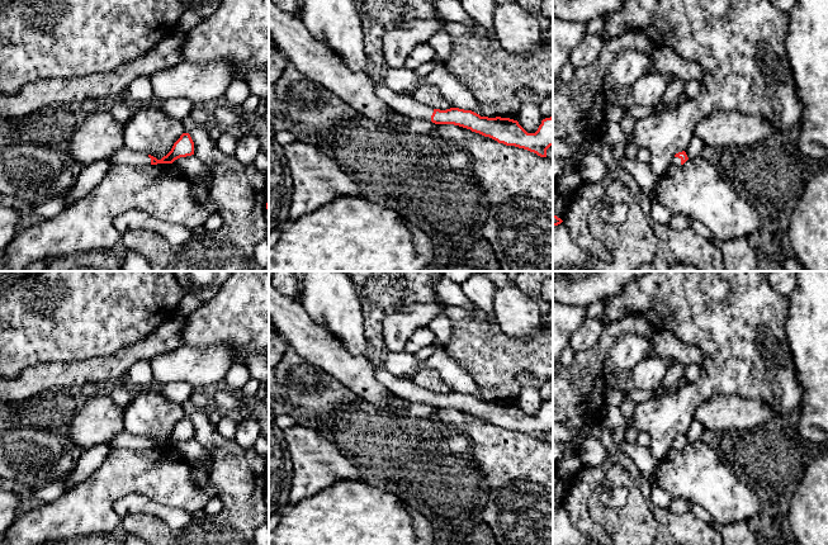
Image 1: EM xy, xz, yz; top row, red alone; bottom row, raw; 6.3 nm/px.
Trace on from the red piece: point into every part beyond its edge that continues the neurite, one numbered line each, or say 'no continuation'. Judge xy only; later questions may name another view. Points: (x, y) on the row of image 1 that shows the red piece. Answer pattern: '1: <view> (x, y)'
1: xy (123, 156)

